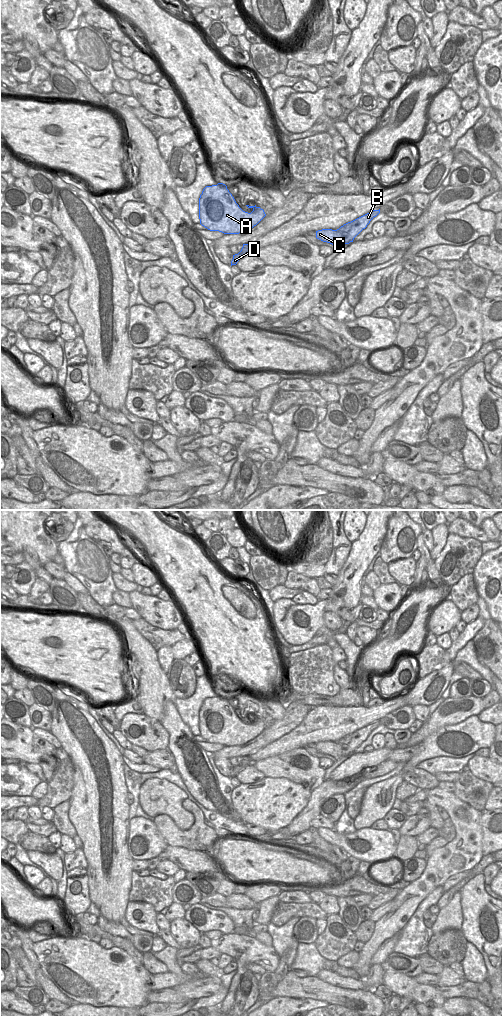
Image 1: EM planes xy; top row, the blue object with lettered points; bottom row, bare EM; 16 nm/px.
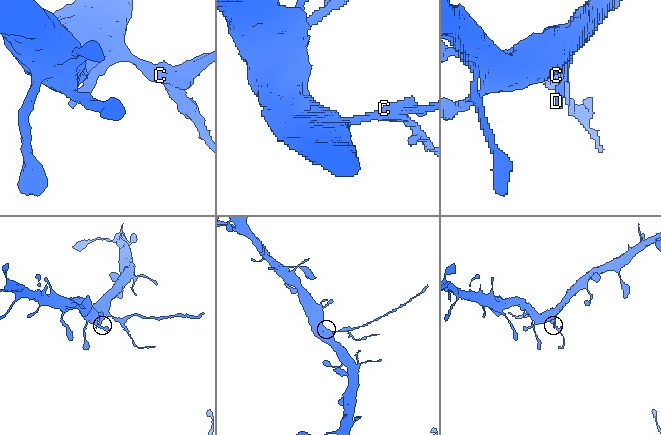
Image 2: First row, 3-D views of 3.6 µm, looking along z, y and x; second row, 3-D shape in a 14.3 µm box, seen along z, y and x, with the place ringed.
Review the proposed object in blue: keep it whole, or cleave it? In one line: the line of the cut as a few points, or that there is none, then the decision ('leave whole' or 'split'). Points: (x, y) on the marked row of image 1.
cut xy (361, 224), (341, 227); split

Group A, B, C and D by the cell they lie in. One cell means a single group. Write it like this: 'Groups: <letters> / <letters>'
Groups: A C D / B.

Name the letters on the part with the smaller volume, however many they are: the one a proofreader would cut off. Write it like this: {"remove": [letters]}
{"remove": ["B"]}

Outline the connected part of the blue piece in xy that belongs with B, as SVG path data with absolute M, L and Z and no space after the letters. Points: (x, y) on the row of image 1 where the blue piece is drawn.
M380 209L379 210L373 210L351 222L348 222L346 224L344 224L341 227L352 227L355 225L360 224L361 225L361 230L365 229L367 227L367 225L370 223L370 221L376 217L378 214L380 213Z

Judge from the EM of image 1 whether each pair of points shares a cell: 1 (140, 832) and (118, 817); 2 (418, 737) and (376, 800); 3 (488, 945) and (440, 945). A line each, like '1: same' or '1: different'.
1: different
2: different
3: different

